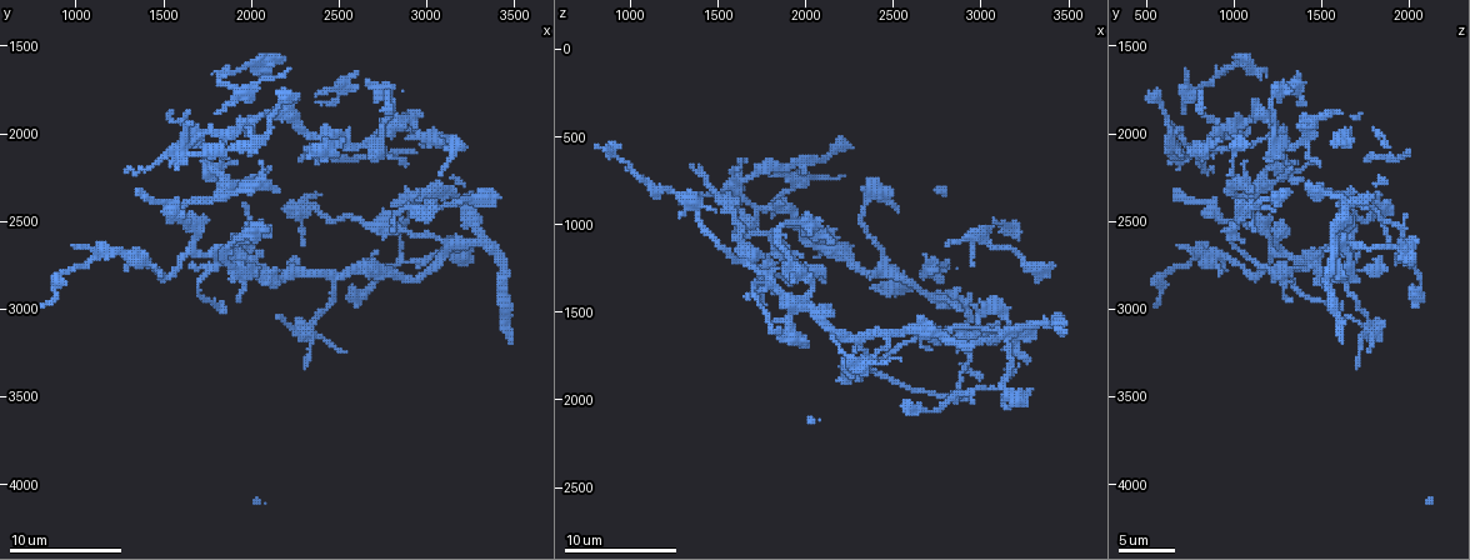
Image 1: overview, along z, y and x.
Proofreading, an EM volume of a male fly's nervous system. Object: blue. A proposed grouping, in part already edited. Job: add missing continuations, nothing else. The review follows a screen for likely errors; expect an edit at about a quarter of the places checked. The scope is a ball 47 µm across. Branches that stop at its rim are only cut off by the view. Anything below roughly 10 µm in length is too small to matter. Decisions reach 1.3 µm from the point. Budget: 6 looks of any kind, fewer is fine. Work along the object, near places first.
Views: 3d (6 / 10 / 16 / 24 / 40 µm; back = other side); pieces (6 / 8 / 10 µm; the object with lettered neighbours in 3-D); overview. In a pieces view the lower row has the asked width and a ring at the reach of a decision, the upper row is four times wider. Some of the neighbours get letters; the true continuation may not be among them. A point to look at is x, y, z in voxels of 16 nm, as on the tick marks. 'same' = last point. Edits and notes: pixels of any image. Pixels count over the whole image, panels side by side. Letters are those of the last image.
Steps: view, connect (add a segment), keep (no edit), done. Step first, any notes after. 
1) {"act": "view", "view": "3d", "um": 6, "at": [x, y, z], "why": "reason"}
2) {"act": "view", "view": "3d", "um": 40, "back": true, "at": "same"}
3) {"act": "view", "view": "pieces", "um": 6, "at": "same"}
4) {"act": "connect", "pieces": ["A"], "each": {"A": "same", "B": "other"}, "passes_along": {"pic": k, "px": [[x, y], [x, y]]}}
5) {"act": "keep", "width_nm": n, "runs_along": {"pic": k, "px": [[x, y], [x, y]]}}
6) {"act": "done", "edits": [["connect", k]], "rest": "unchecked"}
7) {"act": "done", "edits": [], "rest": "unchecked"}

{"act": "view", "view": "3d", "um": 10, "at": [2100, 2540, 1280], "why": "free end"}

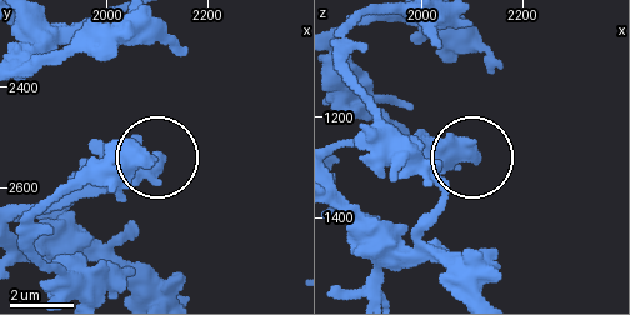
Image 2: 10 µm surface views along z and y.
{"act": "view", "view": "pieces", "um": 6, "at": "same"}

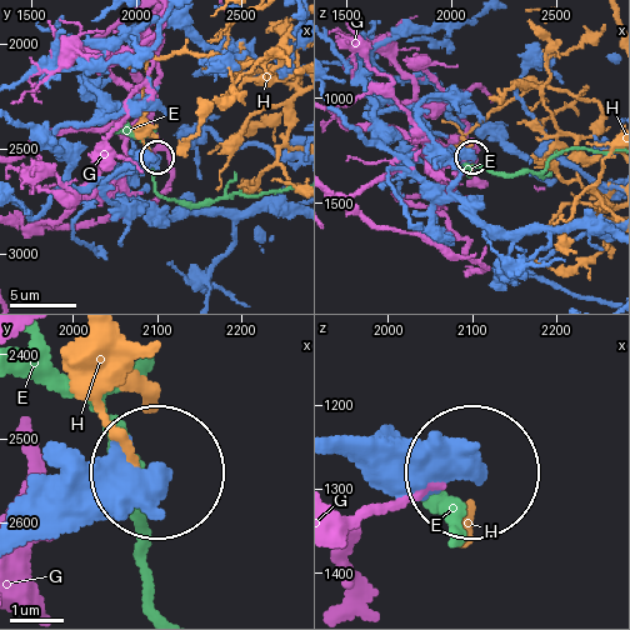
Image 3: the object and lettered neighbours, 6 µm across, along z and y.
{"act": "keep", "each": {"E": "other", "G": "other", "H": "other"}, "runs_along": {"pic": 3, "px": [[389, 153], [461, 151], [470, 156]]}, "found": "no lettered segment goes on from it"}

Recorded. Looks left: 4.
{"act": "view", "view": "3d", "um": 6, "at": [1920, 2160, 1340]}

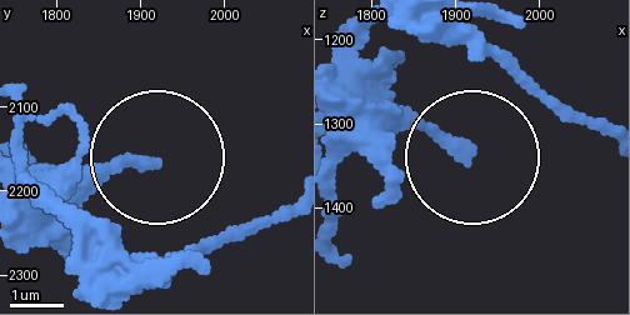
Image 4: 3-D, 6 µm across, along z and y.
{"act": "view", "view": "pieces", "um": 6, "at": [1910, 2170, 1335], "why": "see the neighbours"}

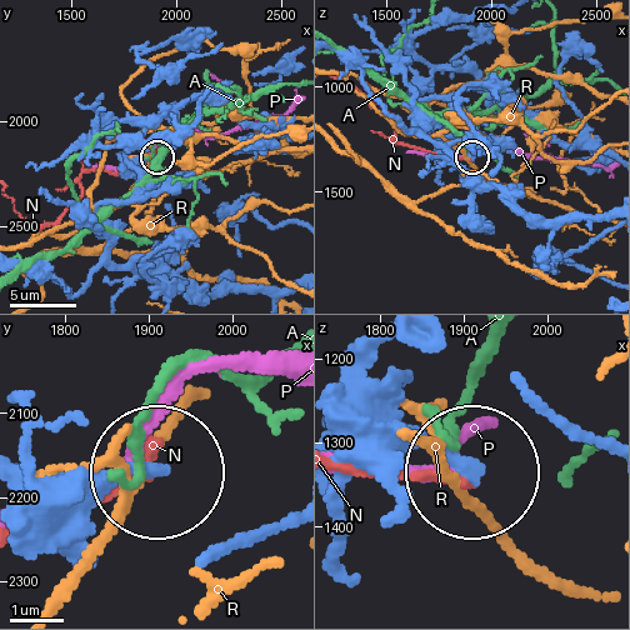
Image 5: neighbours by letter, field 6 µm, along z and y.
{"act": "keep", "each": {"A": "other", "N": "other", "P": "other", "R": "other"}, "runs_along": {"pic": 5, "px": [[386, 335], [378, 389], [463, 465]]}, "found": "none of them fits"}

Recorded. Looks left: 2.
{"act": "view", "view": "pieces", "um": 8, "at": [2260, 2760, 1860]}

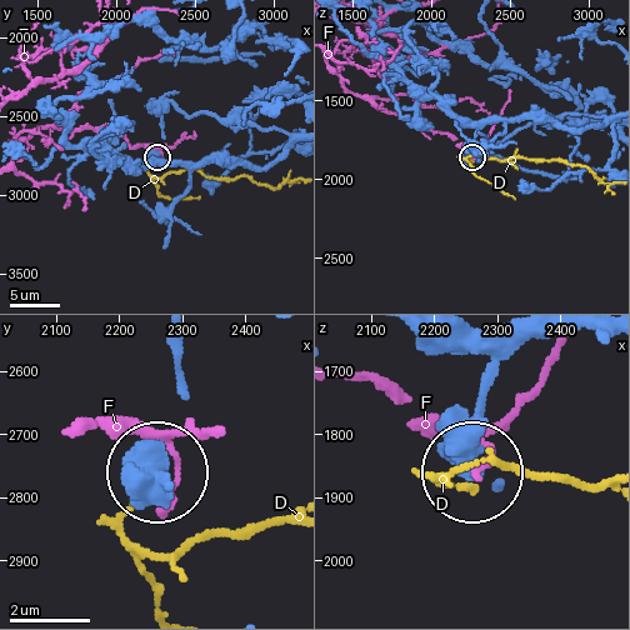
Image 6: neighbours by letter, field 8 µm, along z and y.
{"act": "keep", "each": {"D": "other", "F": "other"}, "found": "none of them fits"}

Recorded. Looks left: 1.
{"act": "done", "edits": [], "rest": "unchecked"}

